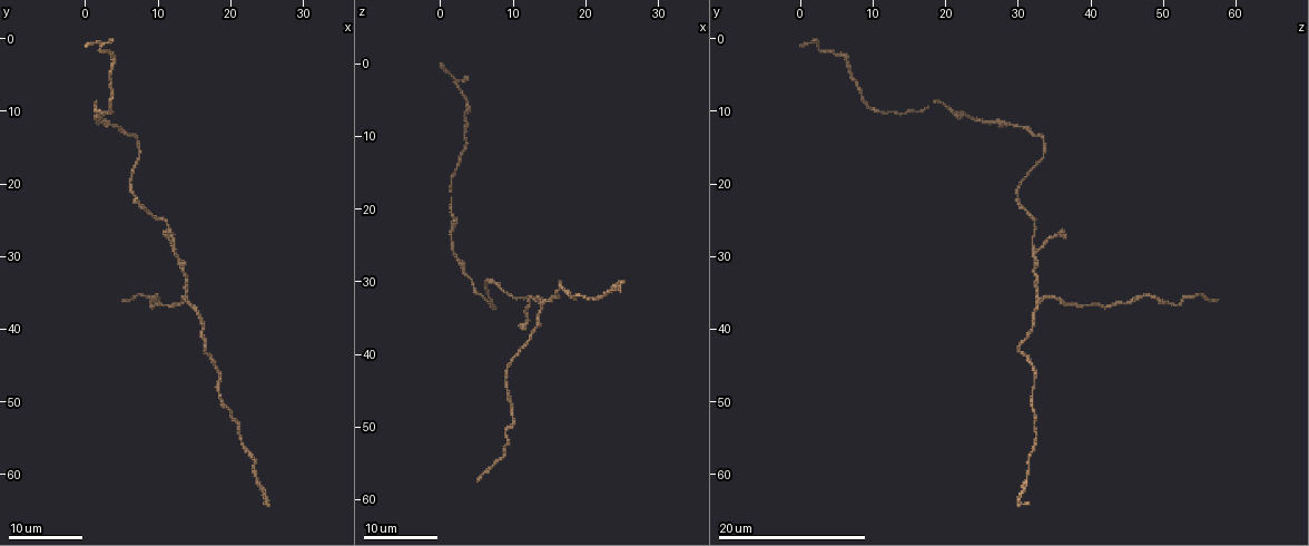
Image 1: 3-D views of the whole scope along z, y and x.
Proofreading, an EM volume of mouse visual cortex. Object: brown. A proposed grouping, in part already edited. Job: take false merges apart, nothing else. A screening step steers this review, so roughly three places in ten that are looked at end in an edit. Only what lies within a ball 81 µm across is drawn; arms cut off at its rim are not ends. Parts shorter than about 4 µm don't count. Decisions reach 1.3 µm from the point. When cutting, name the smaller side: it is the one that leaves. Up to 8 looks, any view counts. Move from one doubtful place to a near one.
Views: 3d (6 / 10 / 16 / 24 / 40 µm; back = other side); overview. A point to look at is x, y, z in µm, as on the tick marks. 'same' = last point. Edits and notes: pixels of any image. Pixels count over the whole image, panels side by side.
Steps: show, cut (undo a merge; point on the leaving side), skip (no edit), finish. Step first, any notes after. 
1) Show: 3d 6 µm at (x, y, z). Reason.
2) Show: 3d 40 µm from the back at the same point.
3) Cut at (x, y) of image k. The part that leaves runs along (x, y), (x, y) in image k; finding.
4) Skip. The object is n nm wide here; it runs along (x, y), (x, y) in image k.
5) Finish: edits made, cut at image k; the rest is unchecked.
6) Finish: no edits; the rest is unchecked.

Show: 3d 24 µm at (13.5, 36.0, 33.5). A fork.

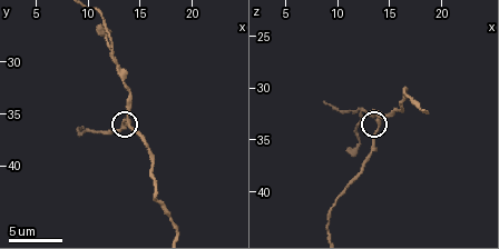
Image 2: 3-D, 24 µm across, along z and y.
Show: 3d 6 µm at (13.8, 36.0, 33.0). Closer look.

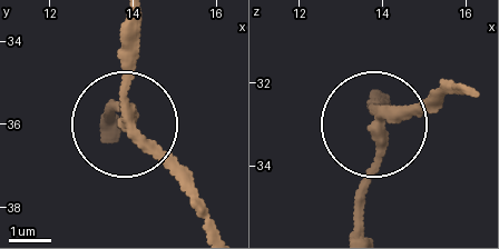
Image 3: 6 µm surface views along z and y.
Skip. The side arm is 31 µm long; one neuron here.

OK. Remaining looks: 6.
Show: 3d 24 µm at (9.0, 36.5, 50.5). Thick turns thin.

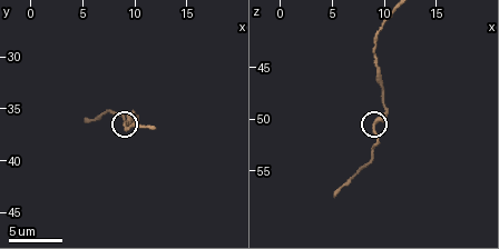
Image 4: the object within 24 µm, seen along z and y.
Show: 3d 6 µm at the same point.

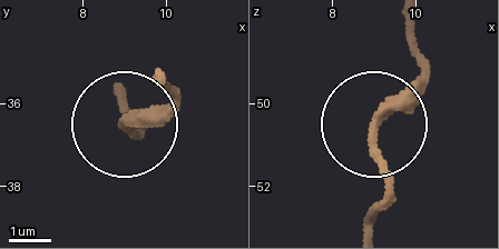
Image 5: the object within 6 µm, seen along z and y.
Show: 3d 6 µm from the back at (9.05, 36.45, 50.70). From behind.

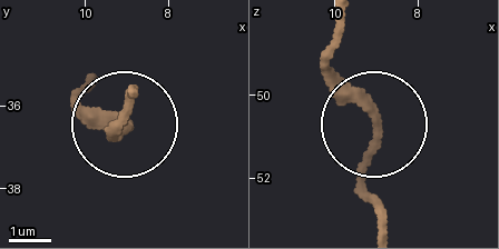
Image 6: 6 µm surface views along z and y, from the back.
Skip. Continuous, no second neuron.

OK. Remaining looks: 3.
Show: 3d 24 µm at (12.0, 29.0, 32.5). Three arms meet.

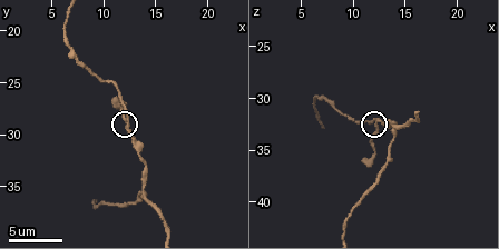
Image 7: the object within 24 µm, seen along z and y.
Show: 3d 10 µm at the same point.

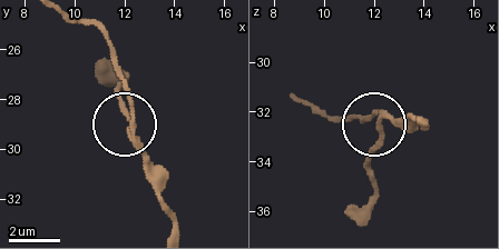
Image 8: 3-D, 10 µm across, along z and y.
Skip. The side arm is 5 µm long; continuous, no second neuron.

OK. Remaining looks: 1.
Finish: no edits; the rest is unchecked.

